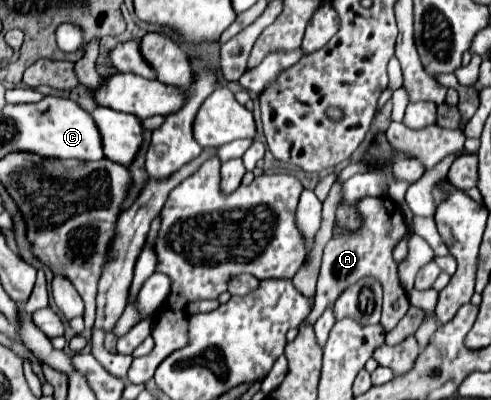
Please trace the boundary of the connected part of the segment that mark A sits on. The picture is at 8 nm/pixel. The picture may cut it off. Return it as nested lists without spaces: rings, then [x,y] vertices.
[[[368,196],[358,202],[358,210],[364,216],[362,230],[356,234],[336,230],[334,238],[324,248],[320,278],[318,278],[318,286],[316,286],[316,304],[314,304],[312,312],[308,314],[308,318],[302,322],[302,326],[312,326],[322,316],[322,312],[340,298],[340,294],[348,286],[352,286],[354,282],[358,282],[362,278],[376,278],[384,288],[384,306],[382,306],[380,324],[384,326],[386,332],[398,324],[398,320],[406,314],[406,310],[410,306],[406,292],[398,284],[396,262],[392,258],[392,248],[398,244],[398,240],[406,232],[406,224],[402,220],[402,212],[400,212],[398,204],[392,202],[390,198],[370,198]]]

